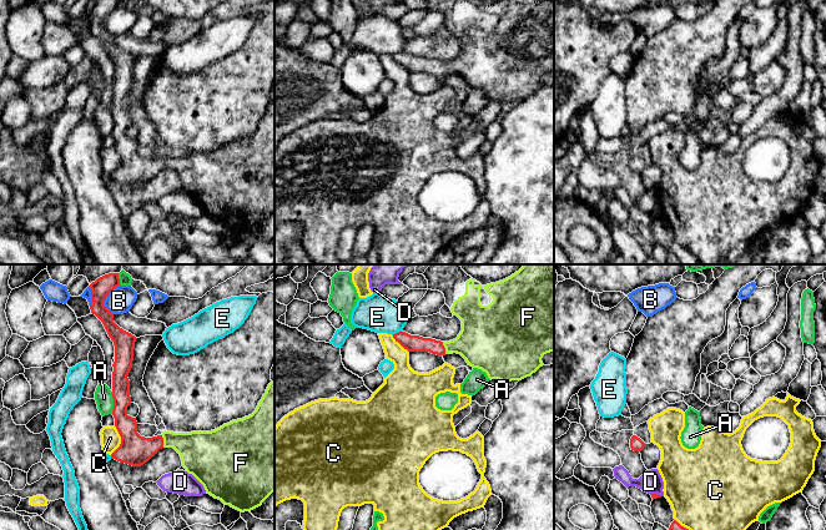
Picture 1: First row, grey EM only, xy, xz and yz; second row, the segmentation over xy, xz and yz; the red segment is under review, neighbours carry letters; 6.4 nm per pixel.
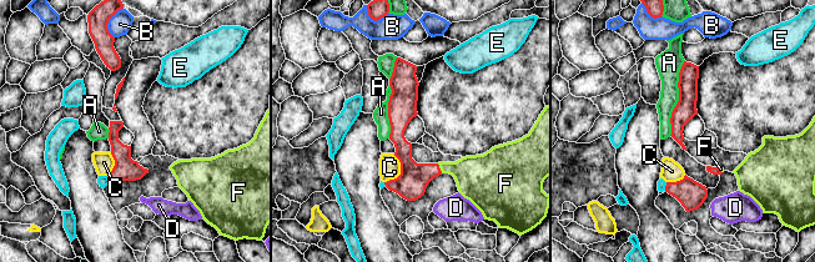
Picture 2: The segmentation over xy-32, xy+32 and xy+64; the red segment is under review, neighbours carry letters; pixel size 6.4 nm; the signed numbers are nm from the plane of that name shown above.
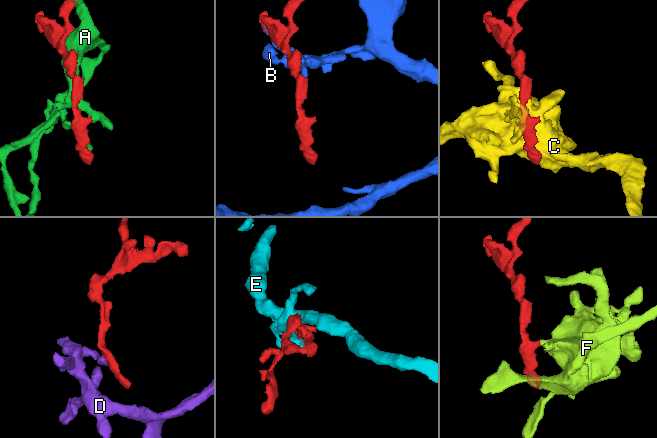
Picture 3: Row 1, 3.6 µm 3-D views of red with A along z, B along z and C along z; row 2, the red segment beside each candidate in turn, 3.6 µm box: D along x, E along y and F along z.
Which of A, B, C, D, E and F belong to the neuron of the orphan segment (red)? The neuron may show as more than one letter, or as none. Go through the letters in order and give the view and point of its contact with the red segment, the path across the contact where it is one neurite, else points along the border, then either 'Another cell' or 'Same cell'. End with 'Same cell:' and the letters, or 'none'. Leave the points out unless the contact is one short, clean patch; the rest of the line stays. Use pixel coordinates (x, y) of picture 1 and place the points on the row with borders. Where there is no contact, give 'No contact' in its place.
A: Touches red at xy (114, 403). Another cell
B: Touches red at xy (105, 298). Another cell
C: Touches red at xy (121, 440). Another cell
D: Touches red at yz (656, 494). Boundary: yz (650, 494), (661, 495). Another cell
E: Touches red at xz (398, 332). Another cell
F: Touches red at xy (162, 440). Same cell
Same cell: F

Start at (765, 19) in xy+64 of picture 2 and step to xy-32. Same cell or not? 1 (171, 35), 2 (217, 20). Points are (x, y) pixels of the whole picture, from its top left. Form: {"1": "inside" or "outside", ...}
{"1": "inside", "2": "inside"}

